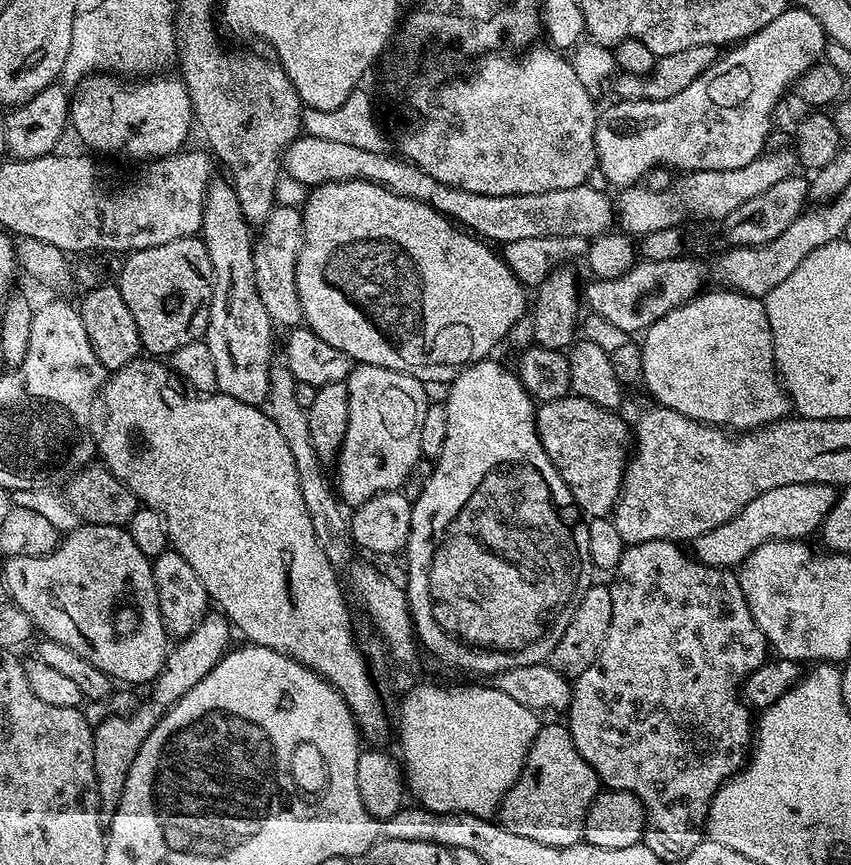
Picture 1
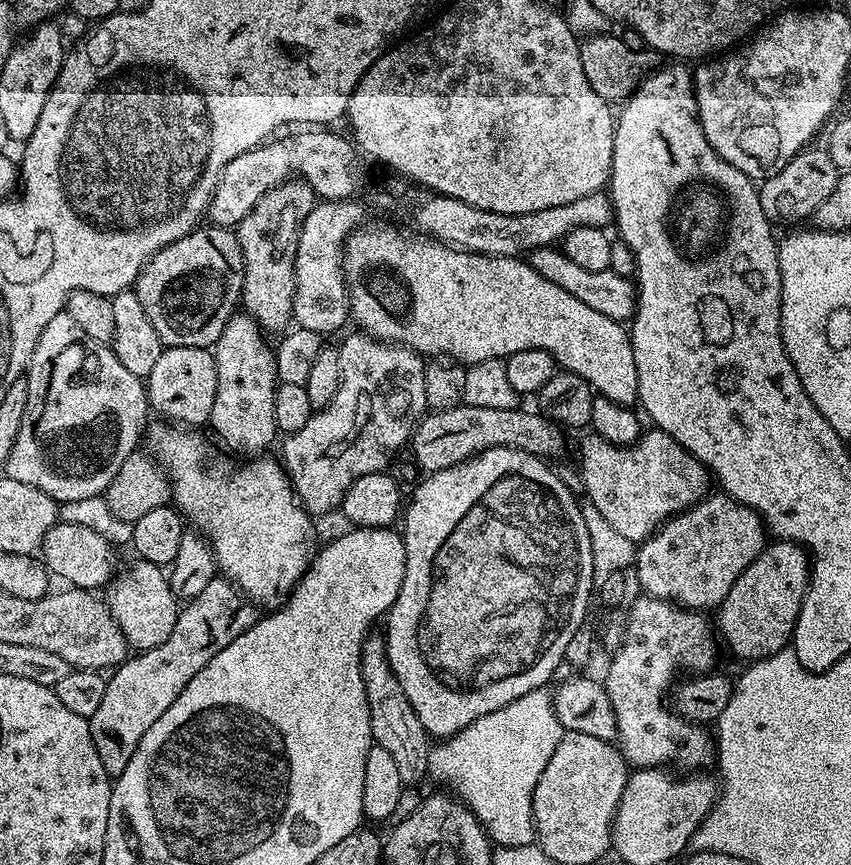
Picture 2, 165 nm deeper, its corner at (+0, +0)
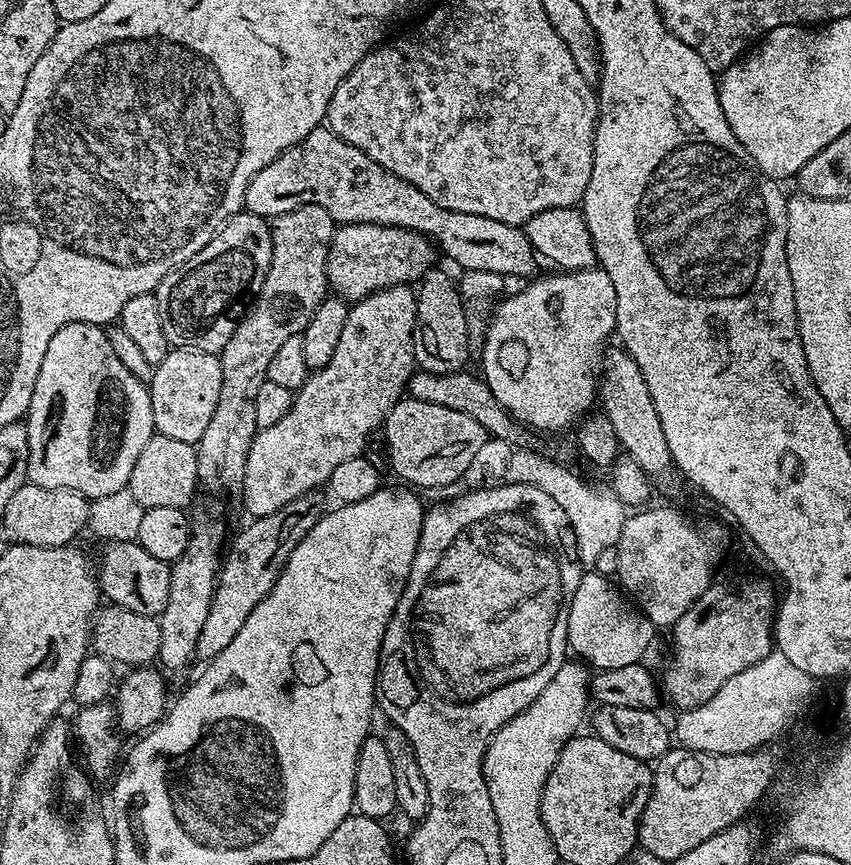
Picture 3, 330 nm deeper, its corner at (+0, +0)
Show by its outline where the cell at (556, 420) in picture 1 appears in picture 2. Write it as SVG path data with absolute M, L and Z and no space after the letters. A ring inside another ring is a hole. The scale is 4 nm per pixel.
M463 403L450 410L429 411L416 425L416 431L412 434L412 456L424 474L431 474L460 464L488 448L517 448L541 458L562 455L565 433L561 425L539 411L527 412L526 408L521 406L510 410L482 409L480 406Z

